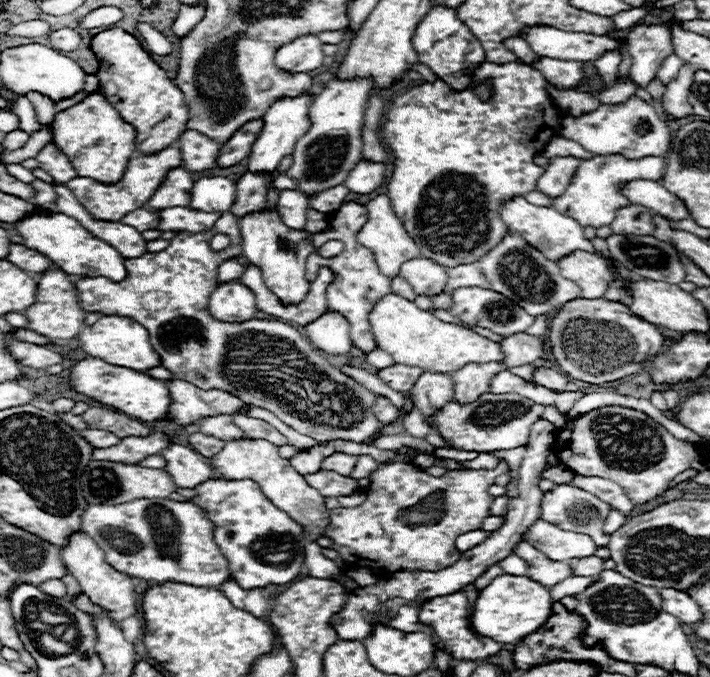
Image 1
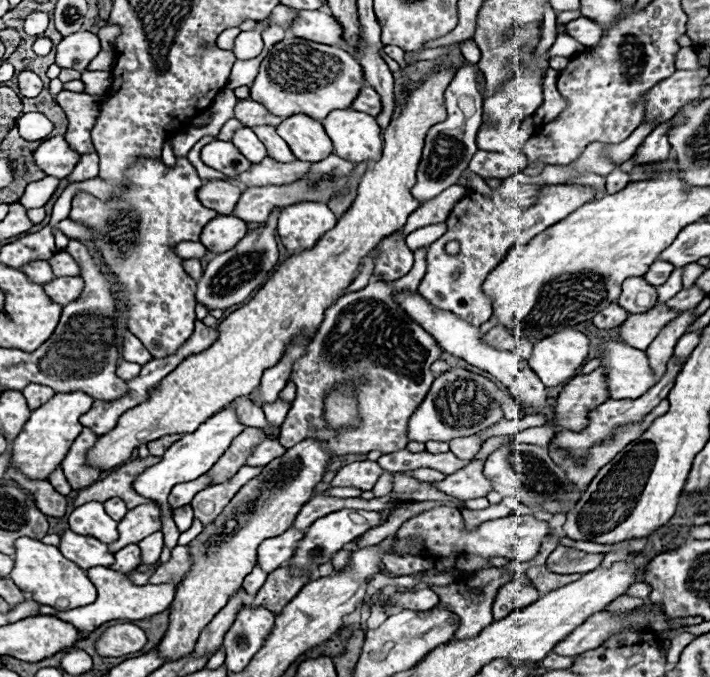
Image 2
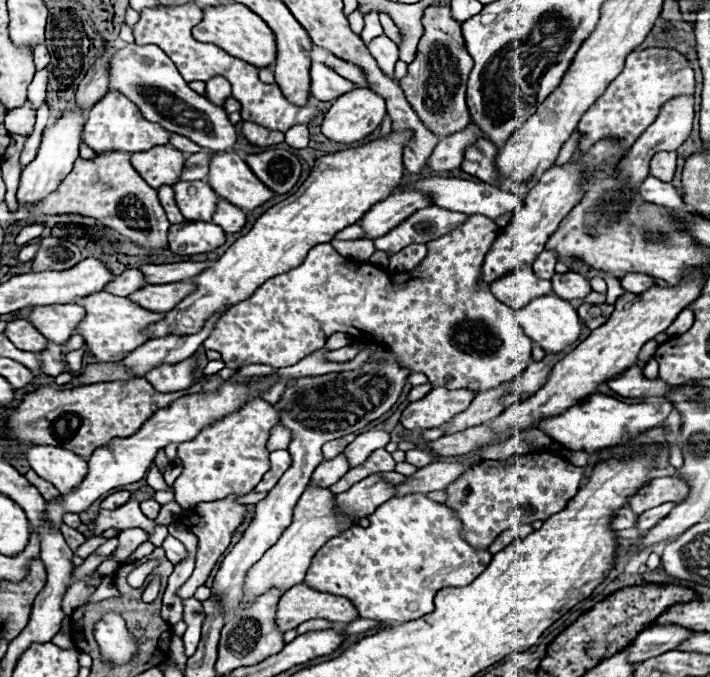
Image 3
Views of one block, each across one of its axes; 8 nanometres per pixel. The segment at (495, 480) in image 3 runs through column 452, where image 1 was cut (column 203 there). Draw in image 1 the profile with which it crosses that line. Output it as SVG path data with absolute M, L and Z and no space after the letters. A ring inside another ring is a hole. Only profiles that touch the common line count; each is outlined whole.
M210 478L194 490L196 496L192 502L200 506L214 524L214 542L228 560L232 580L244 590L266 584L288 584L302 572L304 548L308 544L302 526L290 520L284 510L276 508L256 482L248 478Z

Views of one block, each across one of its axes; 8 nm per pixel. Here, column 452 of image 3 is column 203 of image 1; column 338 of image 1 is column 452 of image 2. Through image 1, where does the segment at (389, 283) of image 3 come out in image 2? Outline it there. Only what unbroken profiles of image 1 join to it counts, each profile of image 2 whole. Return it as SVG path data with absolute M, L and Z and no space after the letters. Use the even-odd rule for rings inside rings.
M452 368L450 372L440 374L434 380L428 396L410 416L406 436L408 436L408 440L426 444L432 440L448 442L448 440L454 440L460 436L478 434L480 430L486 430L504 418L504 414L500 410L502 398L504 398L504 394L502 394L502 390L498 390L498 386L494 382L486 380L484 376L472 374L468 370Z

